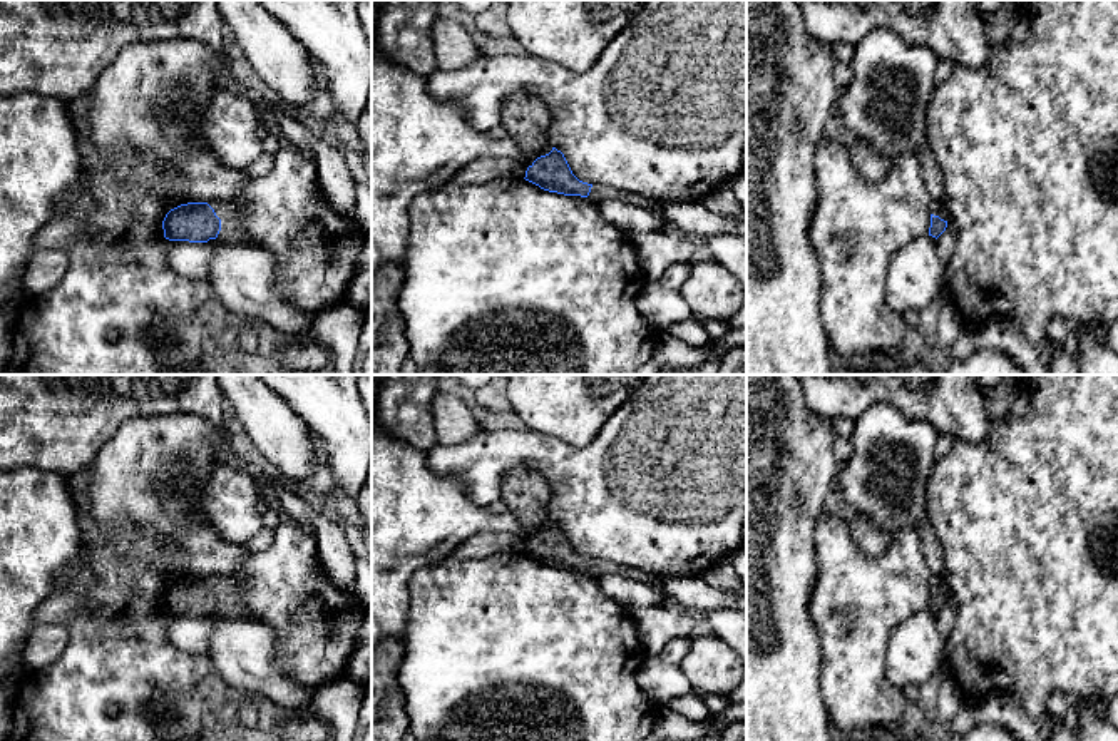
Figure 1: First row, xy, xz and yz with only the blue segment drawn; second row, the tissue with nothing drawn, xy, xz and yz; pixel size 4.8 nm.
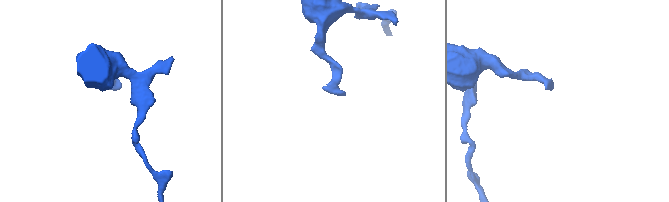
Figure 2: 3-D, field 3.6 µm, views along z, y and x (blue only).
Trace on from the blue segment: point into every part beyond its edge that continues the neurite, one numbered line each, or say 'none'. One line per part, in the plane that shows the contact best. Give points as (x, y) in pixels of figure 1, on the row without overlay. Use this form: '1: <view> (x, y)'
1: xy (231, 606)

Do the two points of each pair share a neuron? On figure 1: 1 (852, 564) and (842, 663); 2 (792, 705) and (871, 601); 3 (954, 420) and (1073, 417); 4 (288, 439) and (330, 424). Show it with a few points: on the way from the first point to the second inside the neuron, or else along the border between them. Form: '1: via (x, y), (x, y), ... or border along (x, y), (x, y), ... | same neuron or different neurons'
1: via (852, 589), (861, 606), (859, 628), (854, 638) | same neuron
2: border along (814, 626), (820, 649), (820, 698), (825, 703) | different neurons
3: border along (994, 420), (983, 439), (959, 439) | different neurons
4: border along (285, 400), (317, 440) | different neurons

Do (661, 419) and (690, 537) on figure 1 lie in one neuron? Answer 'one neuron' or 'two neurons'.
one neuron

